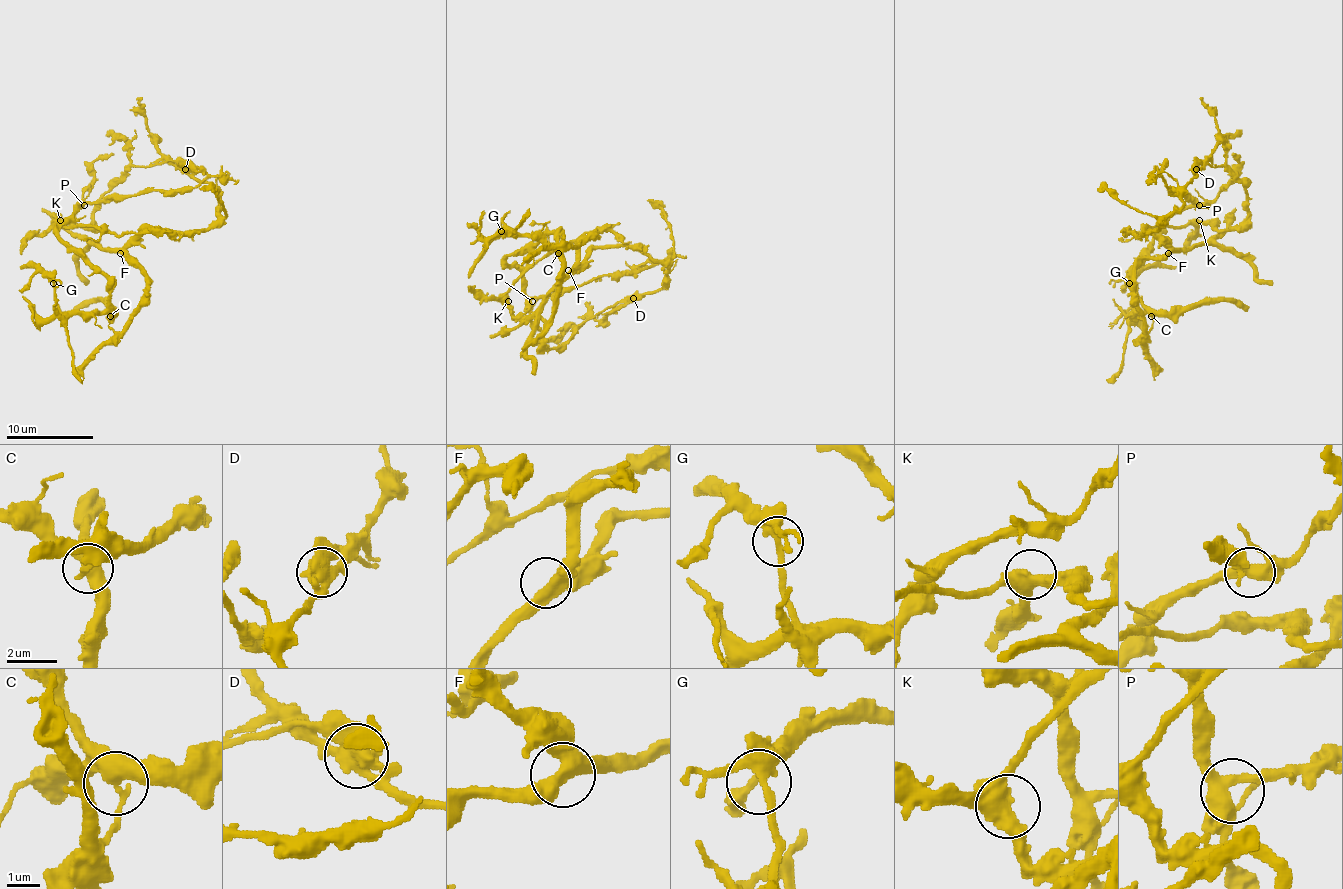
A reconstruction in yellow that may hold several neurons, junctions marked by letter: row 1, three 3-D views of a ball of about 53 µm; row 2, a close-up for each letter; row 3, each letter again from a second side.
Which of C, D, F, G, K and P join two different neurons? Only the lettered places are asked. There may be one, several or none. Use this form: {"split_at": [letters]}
{"split_at": ["C", "D"]}

